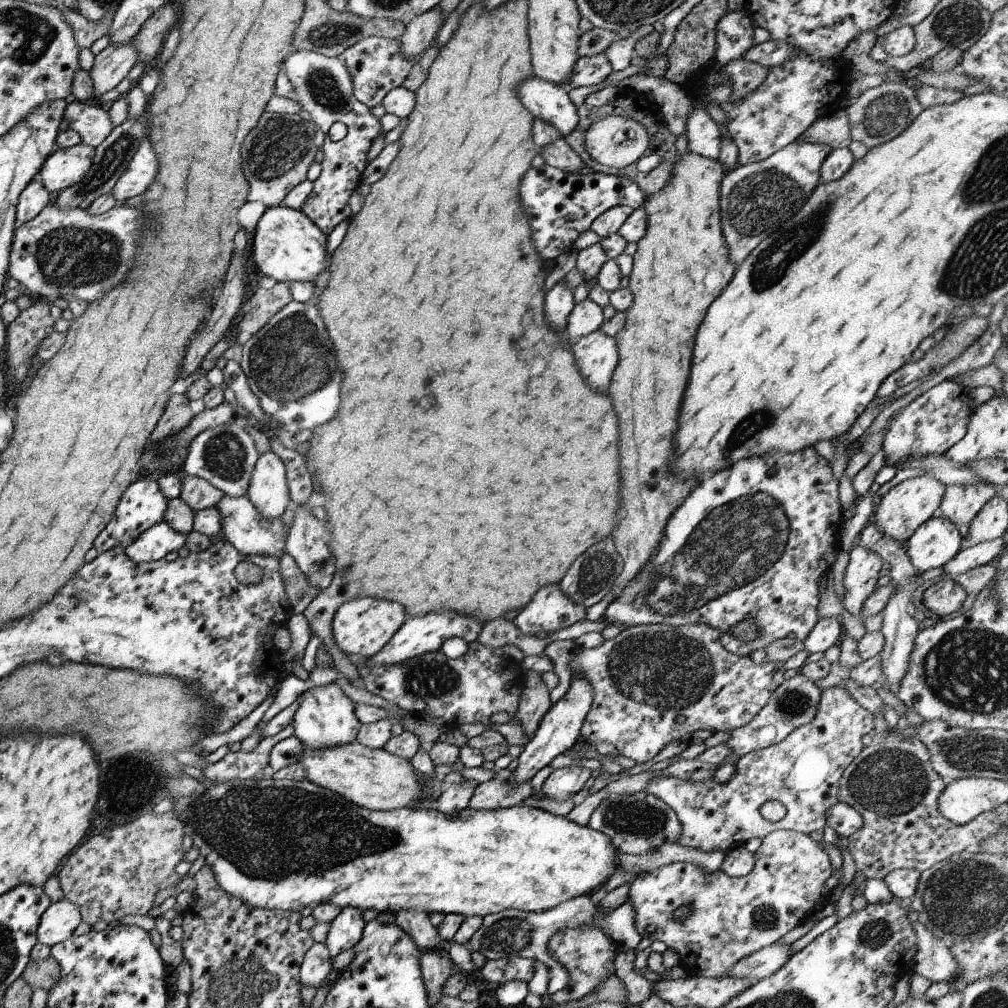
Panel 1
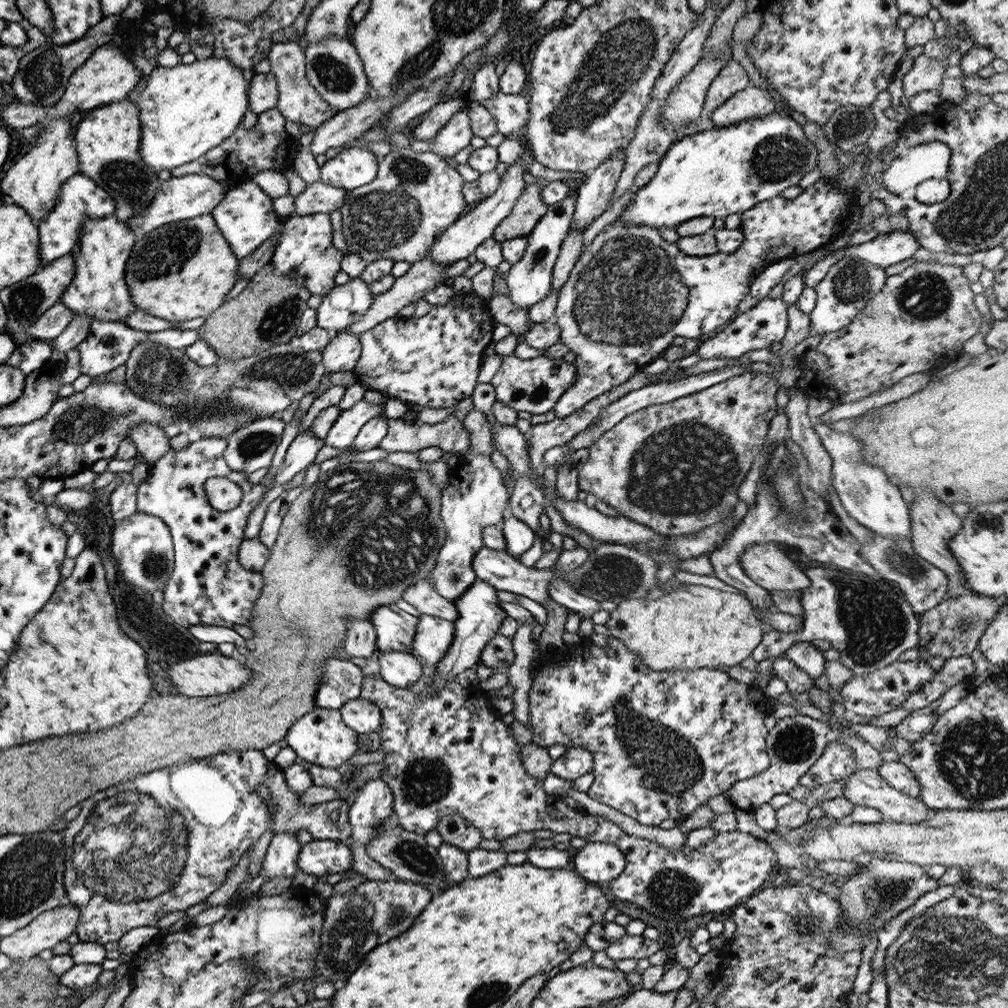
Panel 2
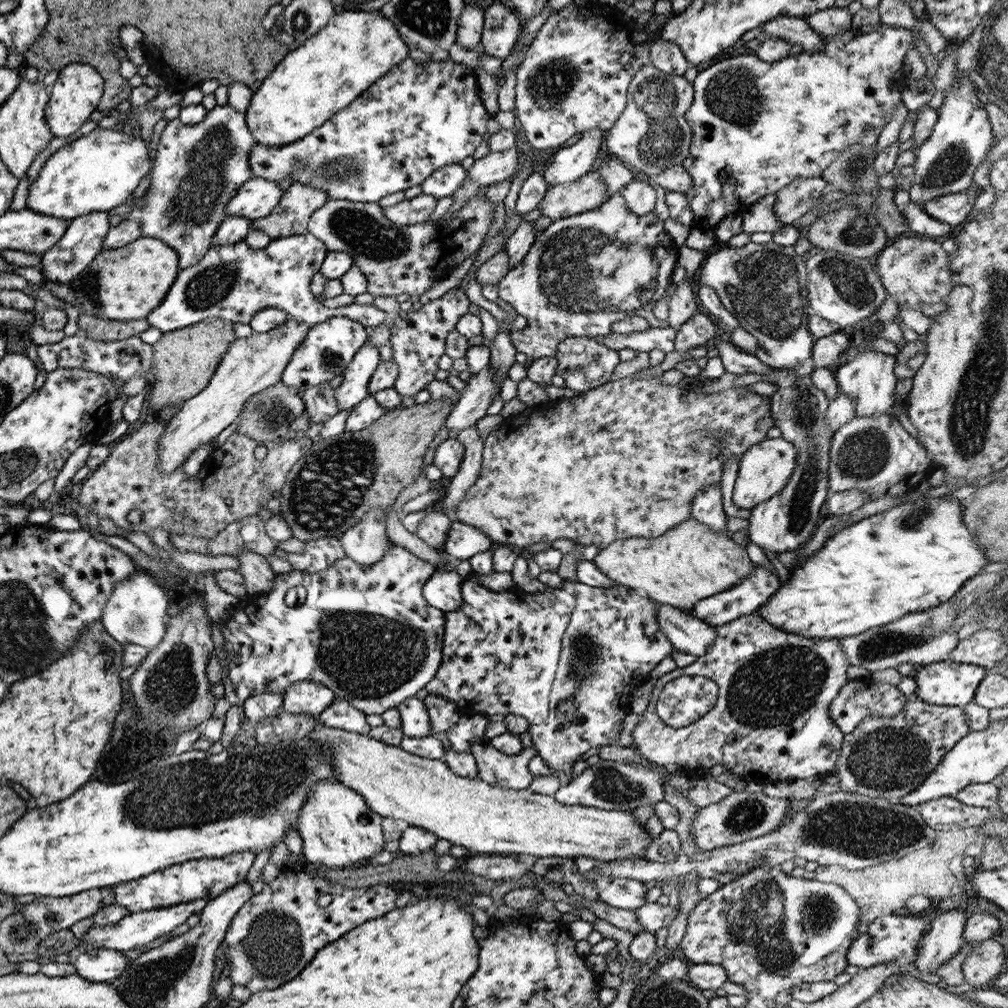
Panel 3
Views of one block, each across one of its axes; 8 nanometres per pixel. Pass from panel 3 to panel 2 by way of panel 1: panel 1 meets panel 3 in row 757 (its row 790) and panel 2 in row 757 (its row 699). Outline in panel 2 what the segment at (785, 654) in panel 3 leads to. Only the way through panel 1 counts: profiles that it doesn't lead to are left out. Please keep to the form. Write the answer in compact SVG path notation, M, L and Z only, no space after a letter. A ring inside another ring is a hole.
M827 741L822 756L799 778L798 783L813 788L849 777L857 769L845 744Z

